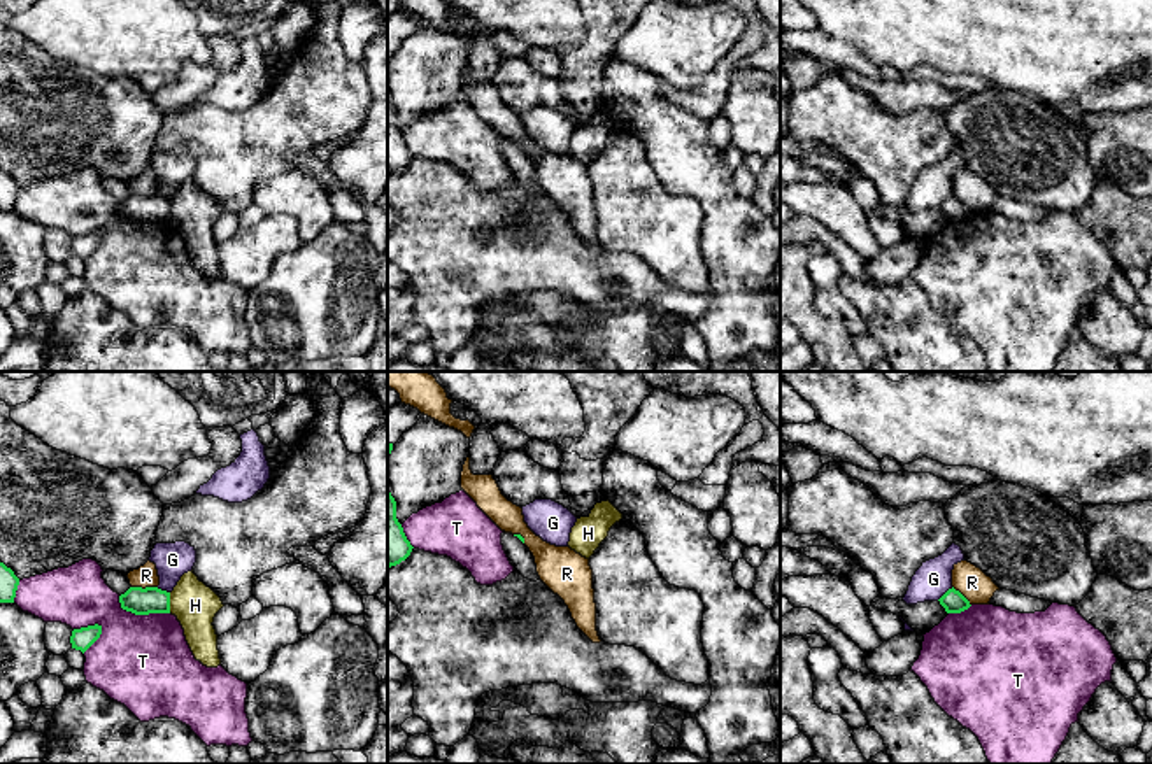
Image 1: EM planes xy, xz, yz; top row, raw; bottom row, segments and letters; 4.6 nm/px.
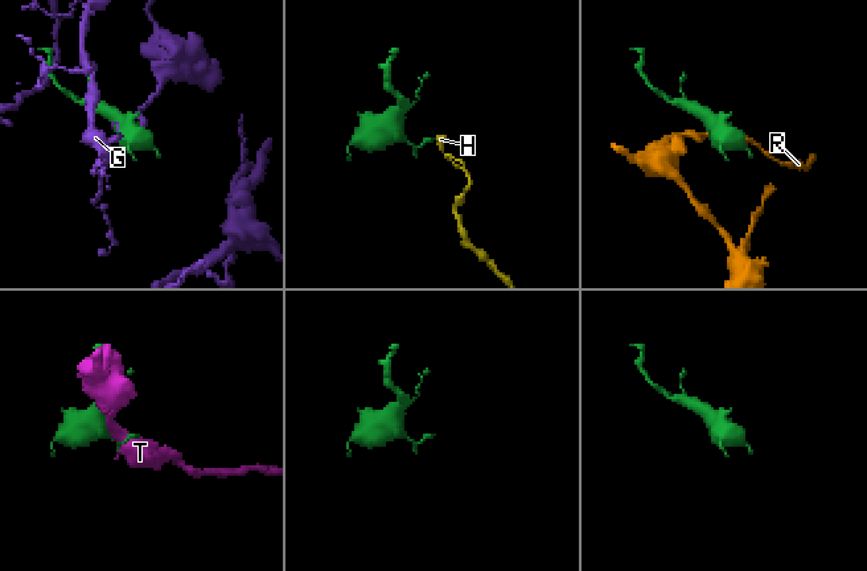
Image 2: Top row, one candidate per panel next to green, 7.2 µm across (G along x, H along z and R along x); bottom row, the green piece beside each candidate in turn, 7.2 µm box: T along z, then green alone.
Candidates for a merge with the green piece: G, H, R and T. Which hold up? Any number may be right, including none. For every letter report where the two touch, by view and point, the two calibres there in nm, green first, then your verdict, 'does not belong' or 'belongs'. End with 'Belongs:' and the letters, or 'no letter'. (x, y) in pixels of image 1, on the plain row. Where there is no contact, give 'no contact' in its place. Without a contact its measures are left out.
G: yz (945, 200) | 100/170 nm | does not belong
H: xy (169, 211) | 130/200 nm | does not belong
R: xy (146, 195) | 130/100 nm | does not belong
T: xy (141, 221) | 130/440 nm | does not belong
Belongs: no letter

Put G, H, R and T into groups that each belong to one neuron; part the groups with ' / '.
G / H / R / T

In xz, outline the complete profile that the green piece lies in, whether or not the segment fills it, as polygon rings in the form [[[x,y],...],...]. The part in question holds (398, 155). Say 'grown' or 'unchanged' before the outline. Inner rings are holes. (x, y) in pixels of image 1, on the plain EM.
unchanged | [[[388,93],[388,175],[405,168],[410,163],[412,156],[414,154],[407,147],[403,135],[396,126],[396,109],[391,103]]]

